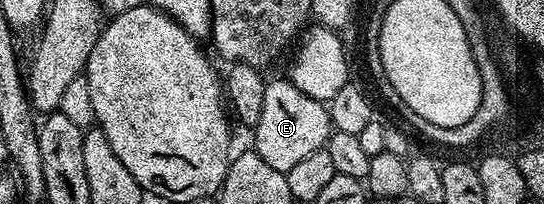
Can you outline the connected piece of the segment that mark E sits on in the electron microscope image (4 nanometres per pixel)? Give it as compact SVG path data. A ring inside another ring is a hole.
M287 77L271 79L262 100L262 116L258 116L258 124L254 127L254 149L266 164L270 164L270 168L278 168L278 172L287 174L294 164L310 156L310 152L325 149L333 129L332 117L325 103L306 96L306 92Z

